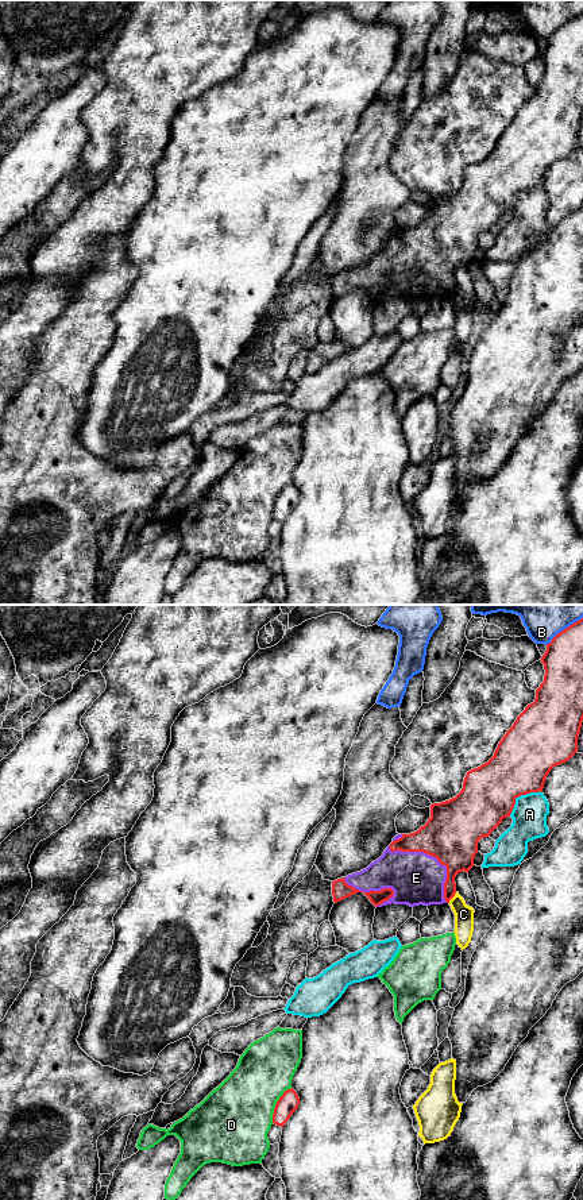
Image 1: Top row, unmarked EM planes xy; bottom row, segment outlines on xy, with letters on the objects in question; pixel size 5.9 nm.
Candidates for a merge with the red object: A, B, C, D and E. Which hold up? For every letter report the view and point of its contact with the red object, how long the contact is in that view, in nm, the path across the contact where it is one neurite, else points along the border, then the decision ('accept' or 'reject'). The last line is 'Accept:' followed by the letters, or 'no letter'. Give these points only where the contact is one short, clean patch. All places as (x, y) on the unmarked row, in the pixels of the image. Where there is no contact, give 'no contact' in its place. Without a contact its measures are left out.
A: meets red in xy at (520, 191); contact 240 nm long; reject
B: meets red in xy at (564, 24); contact 280 nm long; reject
C: meets red in xy at (452, 292); contact 80 nm long; reject
D: meets red in xy at (275, 500); contact 240 nm long; reject
E: meets red in xy at (433, 251); contact 480 nm long; accept
Accept: E

